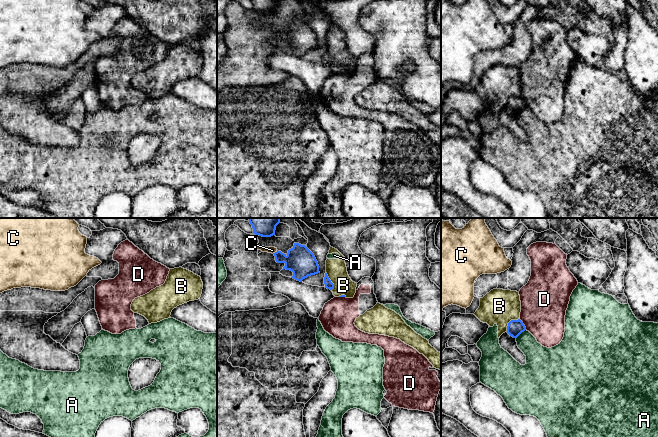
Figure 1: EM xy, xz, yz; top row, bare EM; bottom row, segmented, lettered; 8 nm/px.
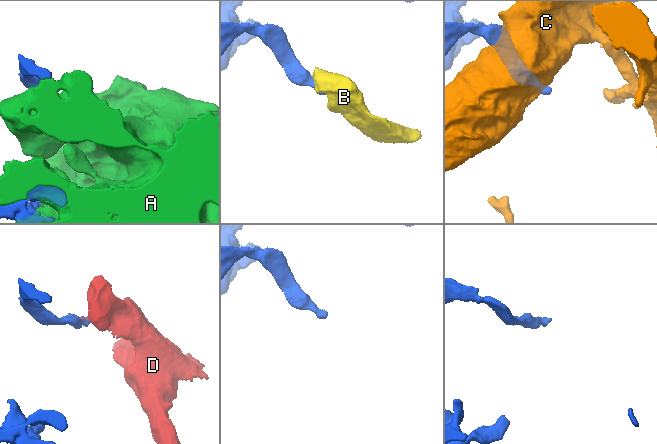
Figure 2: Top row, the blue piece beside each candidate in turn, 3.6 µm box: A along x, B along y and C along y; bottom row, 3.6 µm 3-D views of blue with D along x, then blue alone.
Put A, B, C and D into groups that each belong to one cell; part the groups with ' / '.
A B / C / D

